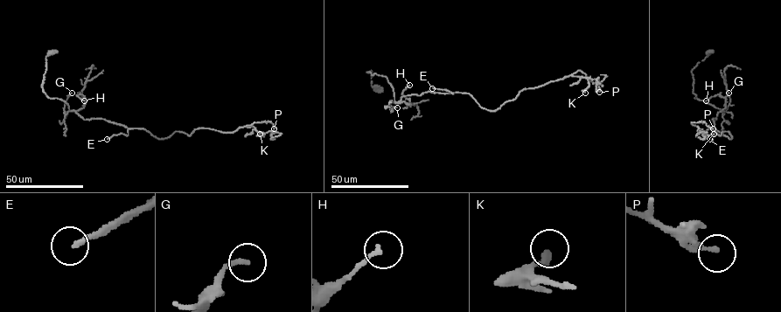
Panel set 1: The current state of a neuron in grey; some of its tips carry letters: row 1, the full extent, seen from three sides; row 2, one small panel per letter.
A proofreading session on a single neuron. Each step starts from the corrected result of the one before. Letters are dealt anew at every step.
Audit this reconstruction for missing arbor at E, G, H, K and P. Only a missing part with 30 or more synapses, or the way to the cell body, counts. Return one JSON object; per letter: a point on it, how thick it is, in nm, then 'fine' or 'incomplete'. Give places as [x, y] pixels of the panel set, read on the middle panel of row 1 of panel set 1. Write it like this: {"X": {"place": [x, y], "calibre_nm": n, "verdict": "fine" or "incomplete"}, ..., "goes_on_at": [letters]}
{"E": {"place": [432, 88], "calibre_nm": 200, "verdict": "incomplete"}, "G": {"place": [397, 107], "calibre_nm": 170, "verdict": "fine"}, "H": {"place": [409, 85], "calibre_nm": 160, "verdict": "fine"}, "K": {"place": [585, 93], "calibre_nm": 200, "verdict": "fine"}, "P": {"place": [599, 92], "calibre_nm": 240, "verdict": "fine"}, "goes_on_at": ["E"]}

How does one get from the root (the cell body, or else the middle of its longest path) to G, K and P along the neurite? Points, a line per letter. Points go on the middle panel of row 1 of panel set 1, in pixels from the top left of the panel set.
G: (376, 88), (371, 86), (372, 71), (366, 72), (387, 78), (393, 92), (390, 108), (397, 107)
K: (376, 88), (366, 72), (387, 78), (395, 102), (462, 92), (491, 111), (570, 75), (587, 79), (585, 93)
P: (376, 88), (366, 72), (387, 78), (395, 102), (462, 92), (495, 111), (524, 89), (579, 71), (599, 92)

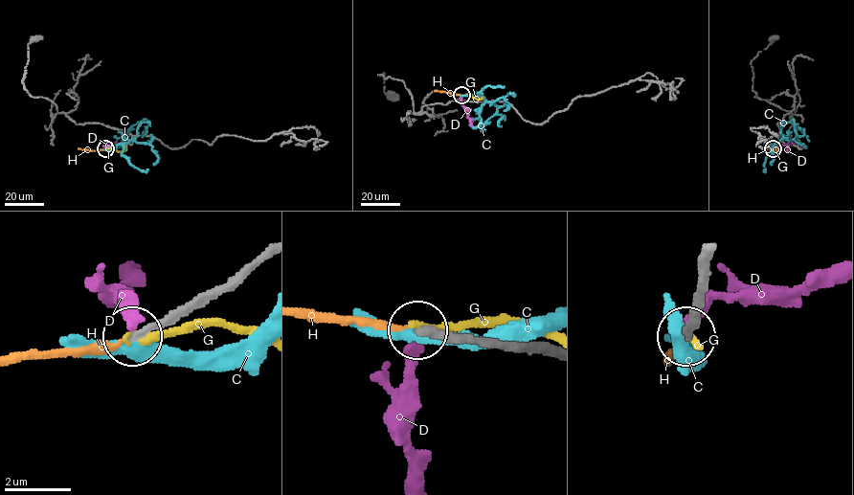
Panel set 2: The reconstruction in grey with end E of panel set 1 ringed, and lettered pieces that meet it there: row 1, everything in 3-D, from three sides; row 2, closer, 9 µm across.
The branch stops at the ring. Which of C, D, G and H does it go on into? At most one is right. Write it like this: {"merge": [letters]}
{"merge": ["H"]}

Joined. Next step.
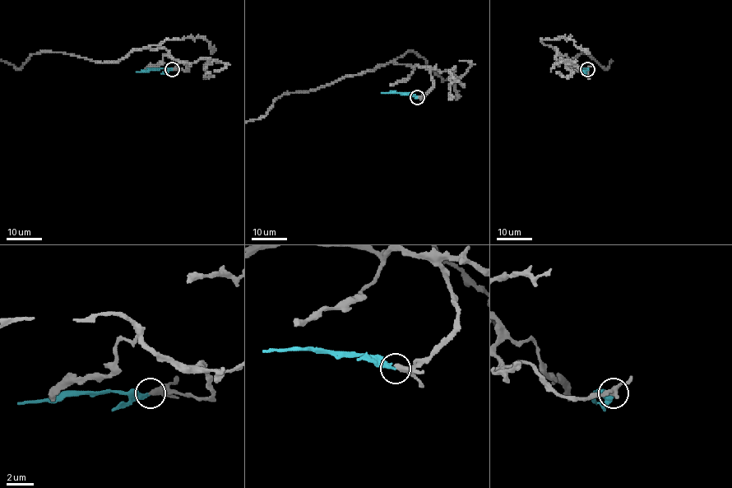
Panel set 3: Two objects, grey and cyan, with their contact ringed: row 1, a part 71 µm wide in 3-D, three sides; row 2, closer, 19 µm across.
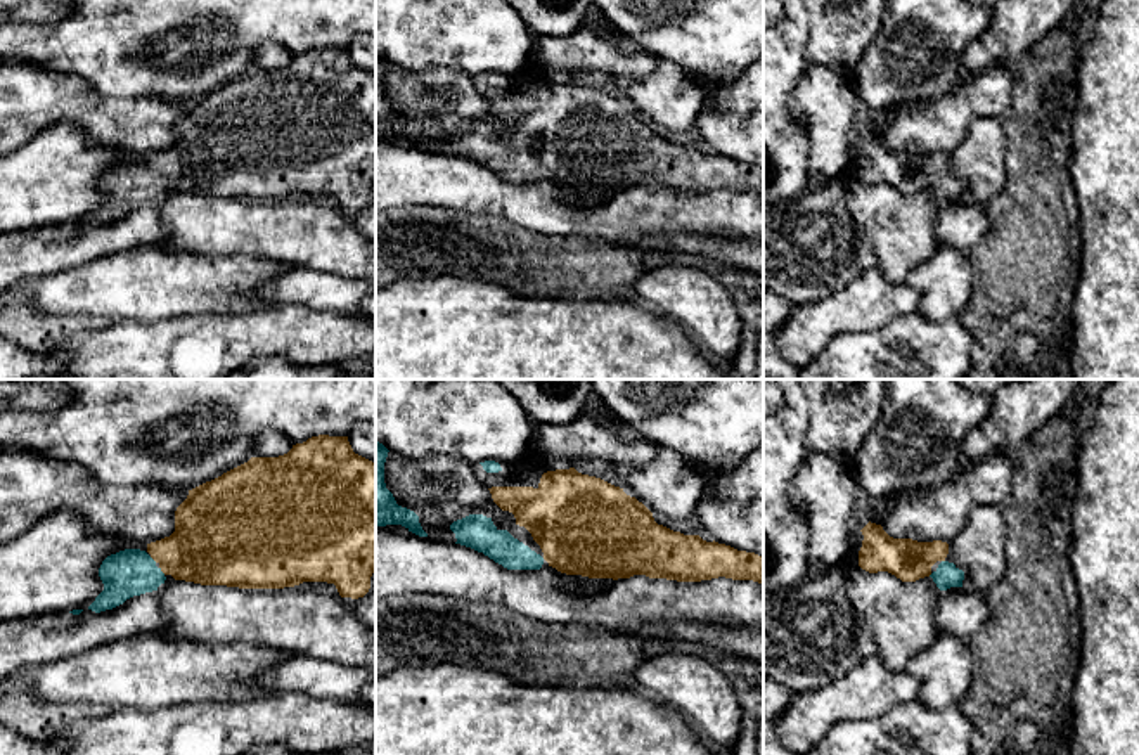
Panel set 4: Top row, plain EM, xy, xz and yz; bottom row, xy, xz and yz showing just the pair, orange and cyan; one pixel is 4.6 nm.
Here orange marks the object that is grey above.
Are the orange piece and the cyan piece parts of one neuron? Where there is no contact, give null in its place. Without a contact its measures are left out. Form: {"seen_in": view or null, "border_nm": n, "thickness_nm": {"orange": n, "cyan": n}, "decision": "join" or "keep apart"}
{"seen_in": "xy", "border_nm": 50, "thickness_nm": {"orange": 360, "cyan": 220}, "decision": "join"}

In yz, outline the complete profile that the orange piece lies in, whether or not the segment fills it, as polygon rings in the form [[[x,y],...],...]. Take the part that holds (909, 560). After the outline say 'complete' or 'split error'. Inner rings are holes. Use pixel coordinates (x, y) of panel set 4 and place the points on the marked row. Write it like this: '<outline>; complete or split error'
[[[867,523],[859,551],[859,566],[869,573],[888,571],[902,582],[916,582],[931,577],[940,590],[962,587],[964,571],[945,558],[949,544],[942,540],[917,542],[893,539],[881,525]]]; split error

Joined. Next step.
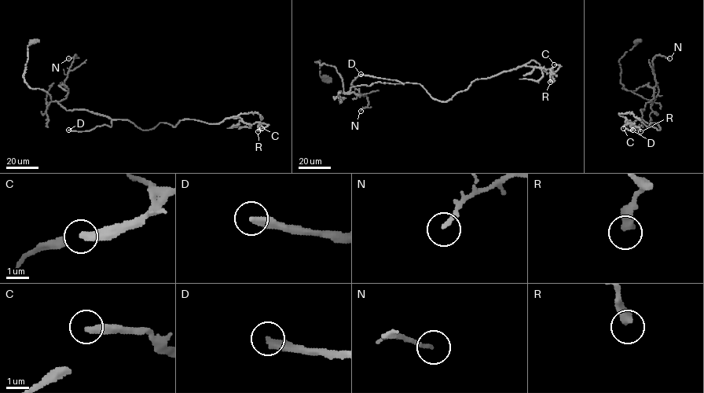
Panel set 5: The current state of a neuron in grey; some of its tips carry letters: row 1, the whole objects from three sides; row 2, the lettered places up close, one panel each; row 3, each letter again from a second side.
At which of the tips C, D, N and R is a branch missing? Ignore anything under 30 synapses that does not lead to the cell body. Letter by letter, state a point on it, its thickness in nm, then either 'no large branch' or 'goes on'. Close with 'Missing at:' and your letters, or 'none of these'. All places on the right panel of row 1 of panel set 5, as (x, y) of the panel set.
C: place (623, 128); calibre 340 nm; no large branch
D: place (632, 130); calibre 320 nm; goes on
N: place (669, 58); calibre 170 nm; no large branch
R: place (640, 131); calibre 360 nm; no large branch
Missing at: D

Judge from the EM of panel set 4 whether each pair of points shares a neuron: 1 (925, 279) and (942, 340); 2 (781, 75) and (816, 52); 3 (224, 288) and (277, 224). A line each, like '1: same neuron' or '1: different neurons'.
1: different neurons
2: different neurons
3: different neurons

